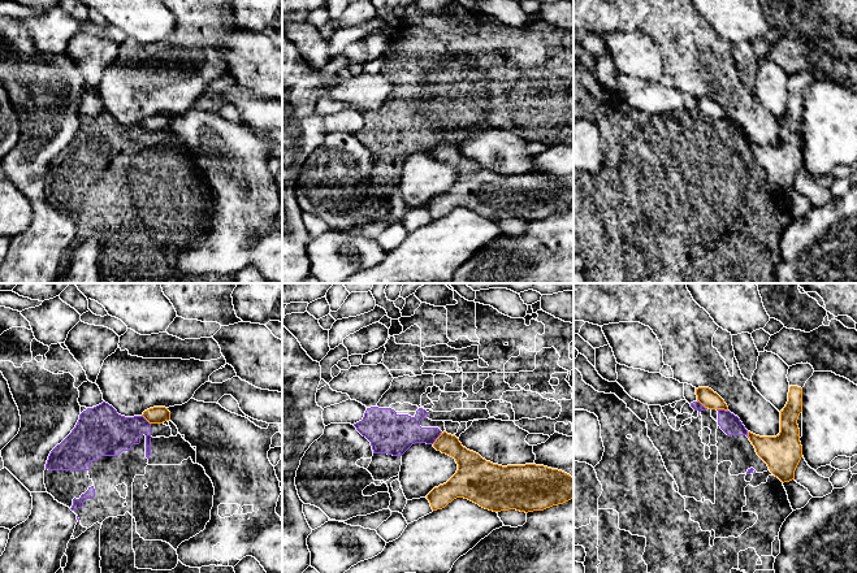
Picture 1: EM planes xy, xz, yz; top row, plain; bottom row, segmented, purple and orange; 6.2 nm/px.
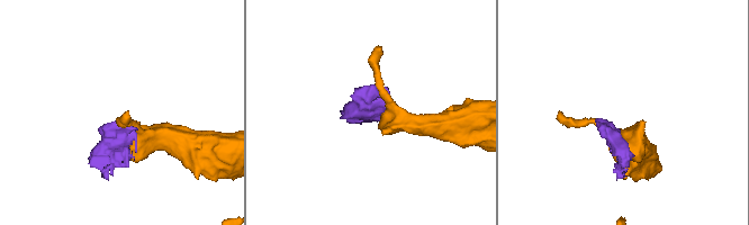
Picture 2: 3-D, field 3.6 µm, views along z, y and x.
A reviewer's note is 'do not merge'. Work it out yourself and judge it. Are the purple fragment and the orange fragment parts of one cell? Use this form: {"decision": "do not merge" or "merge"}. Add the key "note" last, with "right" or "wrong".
{"decision": "do not merge", "note": "right"}

